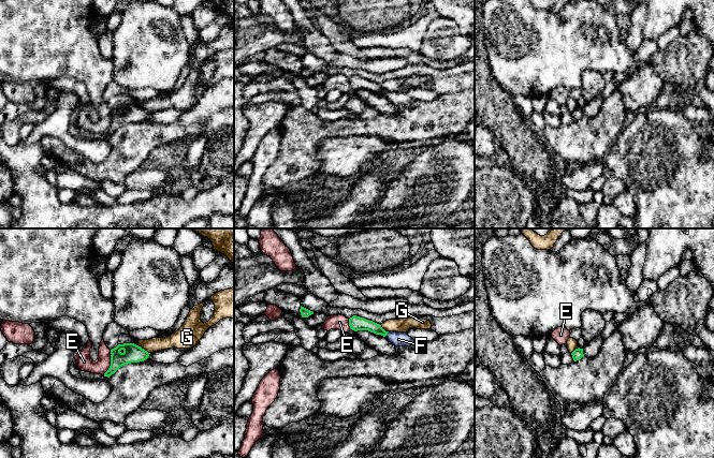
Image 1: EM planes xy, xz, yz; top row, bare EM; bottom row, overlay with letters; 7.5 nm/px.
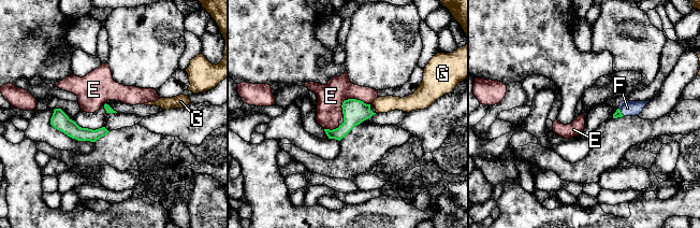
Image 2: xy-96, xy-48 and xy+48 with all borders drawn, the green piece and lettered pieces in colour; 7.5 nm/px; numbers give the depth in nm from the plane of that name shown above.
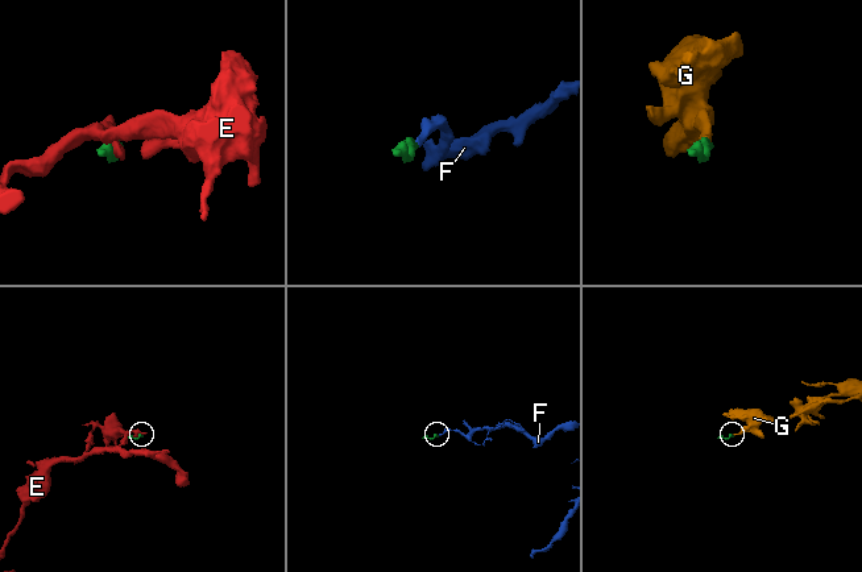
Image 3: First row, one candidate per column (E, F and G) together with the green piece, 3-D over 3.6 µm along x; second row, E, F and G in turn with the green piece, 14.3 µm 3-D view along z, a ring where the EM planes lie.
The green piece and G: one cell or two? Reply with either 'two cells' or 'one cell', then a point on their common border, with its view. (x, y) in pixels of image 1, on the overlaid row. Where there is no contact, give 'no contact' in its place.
two cells | xy (143, 349)

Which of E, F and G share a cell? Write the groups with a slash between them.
E / F / G

